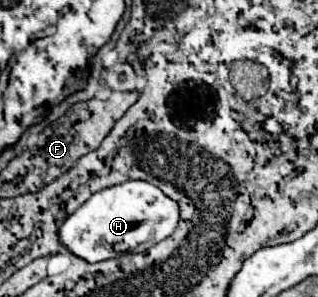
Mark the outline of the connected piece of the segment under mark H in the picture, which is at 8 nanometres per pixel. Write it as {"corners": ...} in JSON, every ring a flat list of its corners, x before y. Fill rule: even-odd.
{"corners":[[127,180,123,184,95,192,61,226,59,242,77,258,103,262,121,254,143,252,145,248,173,234,179,220,179,206,157,186,145,180]]}

